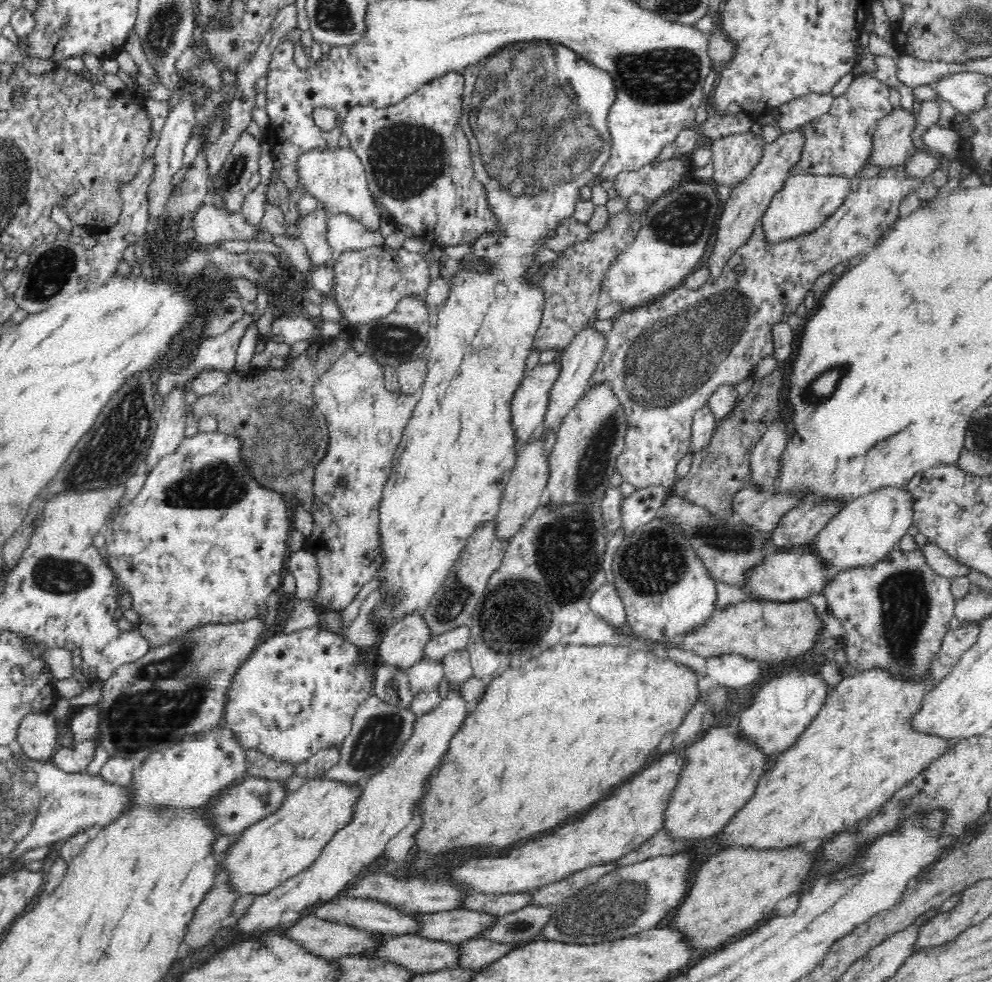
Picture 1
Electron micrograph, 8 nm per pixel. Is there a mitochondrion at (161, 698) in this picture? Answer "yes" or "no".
yes

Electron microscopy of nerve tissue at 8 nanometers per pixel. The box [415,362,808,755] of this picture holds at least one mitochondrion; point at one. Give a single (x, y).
(566, 552)

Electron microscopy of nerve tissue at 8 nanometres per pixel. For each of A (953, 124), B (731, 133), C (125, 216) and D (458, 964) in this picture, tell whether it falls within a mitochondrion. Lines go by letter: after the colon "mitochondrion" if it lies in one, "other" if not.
A: other
B: other
C: other
D: other

